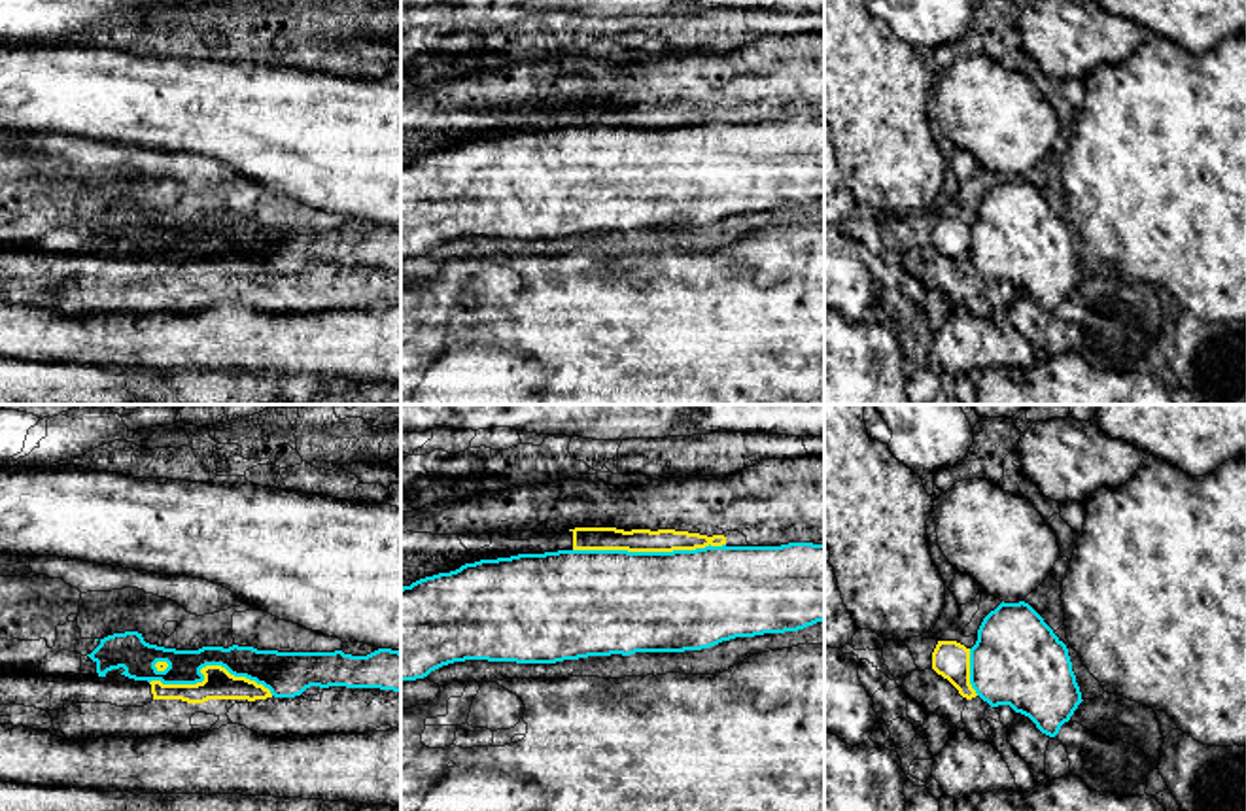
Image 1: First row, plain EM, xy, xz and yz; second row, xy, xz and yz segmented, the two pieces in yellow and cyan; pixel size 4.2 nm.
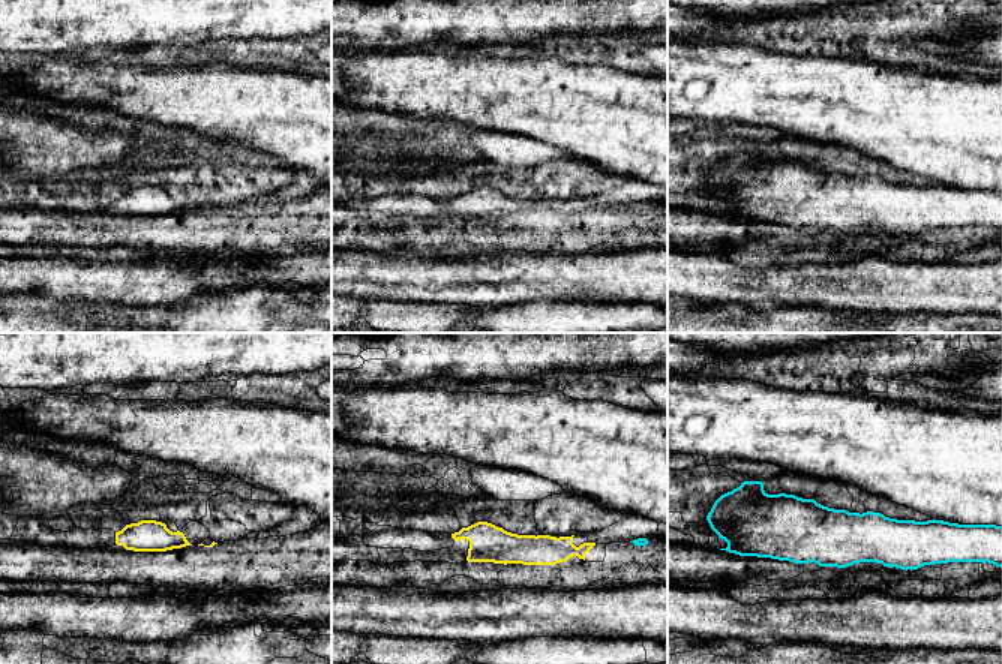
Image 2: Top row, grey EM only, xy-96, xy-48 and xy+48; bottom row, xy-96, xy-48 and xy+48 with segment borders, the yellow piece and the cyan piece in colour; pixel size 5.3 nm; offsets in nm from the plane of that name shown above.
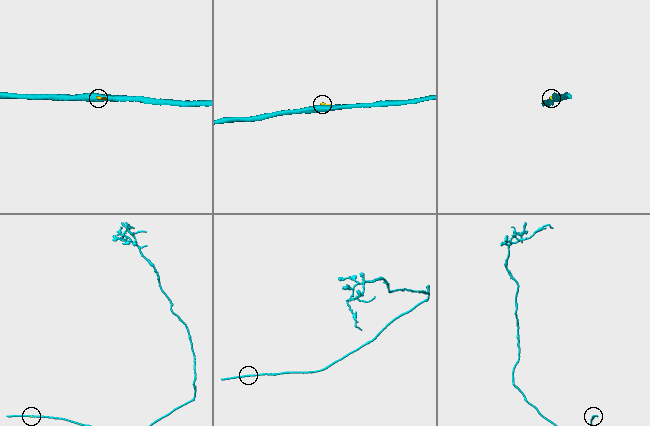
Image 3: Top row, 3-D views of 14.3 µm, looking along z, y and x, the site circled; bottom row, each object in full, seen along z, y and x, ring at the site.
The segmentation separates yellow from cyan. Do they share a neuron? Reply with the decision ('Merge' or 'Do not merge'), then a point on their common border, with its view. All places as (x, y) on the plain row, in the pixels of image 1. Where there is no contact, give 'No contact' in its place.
Do not merge. Touches yellow at xz (649, 127)

